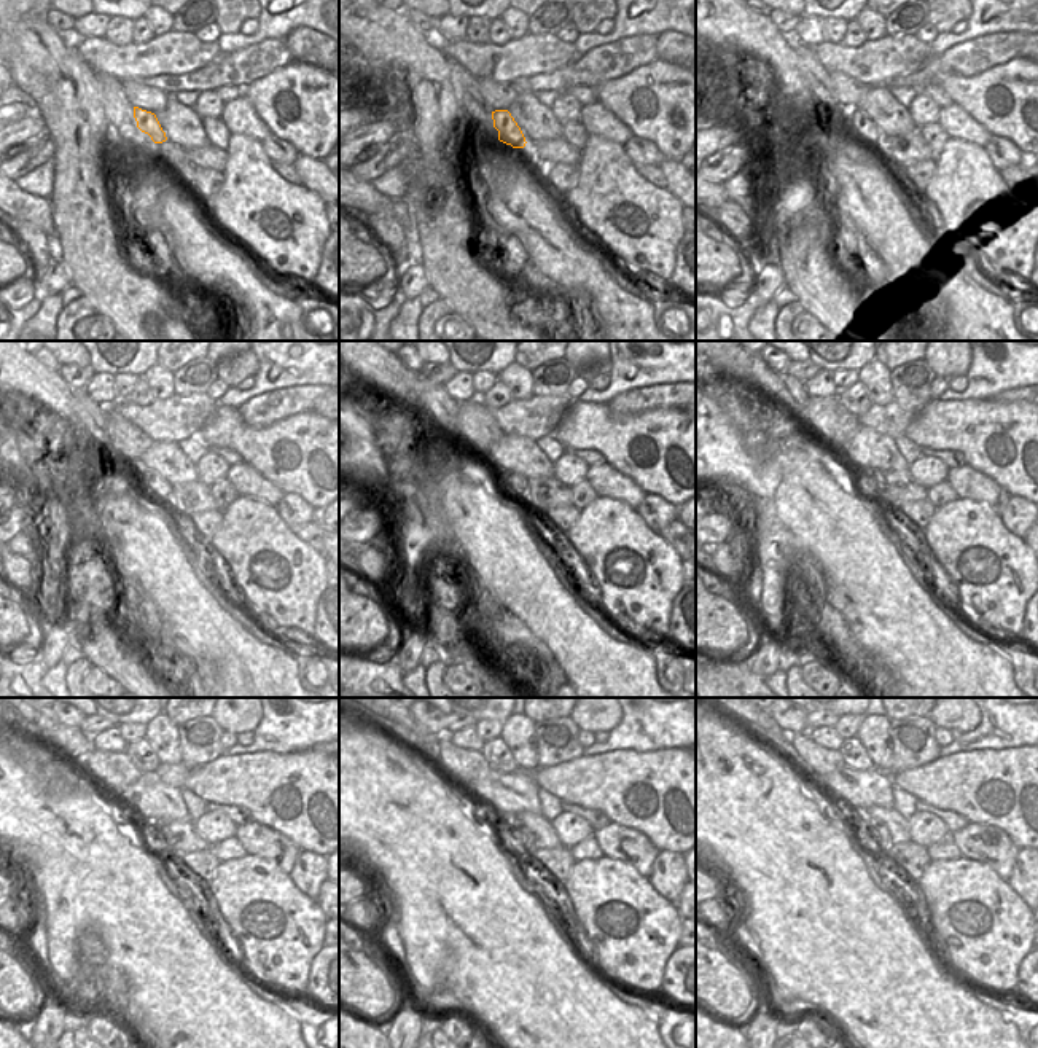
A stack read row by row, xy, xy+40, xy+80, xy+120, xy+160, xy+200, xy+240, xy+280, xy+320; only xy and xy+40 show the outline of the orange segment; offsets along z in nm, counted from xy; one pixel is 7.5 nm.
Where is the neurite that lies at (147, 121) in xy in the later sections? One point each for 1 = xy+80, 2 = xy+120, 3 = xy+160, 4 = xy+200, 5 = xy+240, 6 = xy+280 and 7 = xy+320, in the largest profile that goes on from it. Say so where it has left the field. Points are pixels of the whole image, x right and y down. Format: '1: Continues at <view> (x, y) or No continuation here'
1: Continues at xy+80 (858, 123)
2: Continues at xy+120 (153, 483)
3: Continues at xy+160 (511, 483)
4: Continues at xy+200 (866, 481)
5: Continues at xy+240 (159, 830)
6: Continues at xy+280 (522, 833)
7: Continues at xy+320 (878, 829).

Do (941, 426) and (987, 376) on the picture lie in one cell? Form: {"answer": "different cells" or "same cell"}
{"answer": "different cells"}

